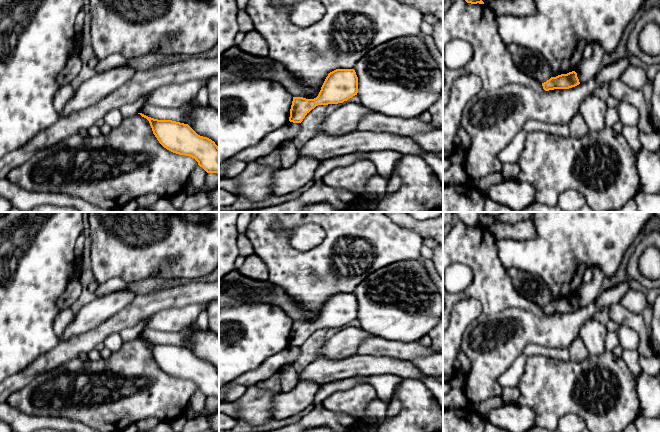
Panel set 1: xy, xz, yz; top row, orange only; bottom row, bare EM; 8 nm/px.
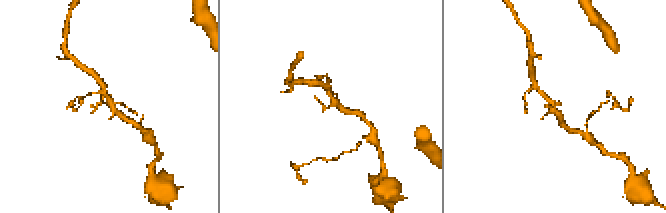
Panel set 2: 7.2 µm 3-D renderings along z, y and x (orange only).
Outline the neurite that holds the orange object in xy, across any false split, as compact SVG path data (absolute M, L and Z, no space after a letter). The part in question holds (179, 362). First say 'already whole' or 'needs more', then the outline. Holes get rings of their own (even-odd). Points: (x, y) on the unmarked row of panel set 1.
already whole | M138 338L149 345L153 358L164 372L194 382L207 397L219 398L219 371L214 365L198 359L188 348Z

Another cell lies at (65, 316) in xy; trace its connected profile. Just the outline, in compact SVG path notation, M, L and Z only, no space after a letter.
M63 308L58 312L53 324L54 333L58 339L62 337L65 329L71 324L74 316L75 313L71 308Z

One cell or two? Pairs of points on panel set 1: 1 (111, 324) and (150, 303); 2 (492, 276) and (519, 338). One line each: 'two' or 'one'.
1: one
2: one

